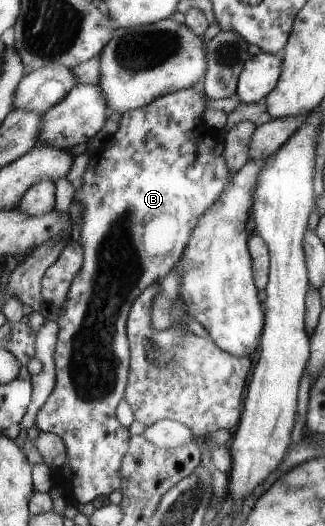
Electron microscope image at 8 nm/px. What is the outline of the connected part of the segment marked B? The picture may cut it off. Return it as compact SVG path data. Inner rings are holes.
M185 89L175 93L167 94L166 96L153 100L146 106L135 108L125 112L119 123L118 131L110 138L105 139L99 148L94 149L90 153L83 153L75 158L85 158L86 167L81 178L81 185L75 189L75 197L73 200L80 204L83 209L83 216L76 220L76 239L84 247L84 266L81 268L80 273L77 274L71 289L69 290L69 299L61 309L60 316L57 320L59 324L59 337L57 338L57 345L55 346L55 364L57 370L57 381L55 390L47 403L41 408L38 413L36 427L40 431L47 433L57 434L64 442L67 448L67 466L64 469L56 469L54 471L56 483L63 490L68 491L69 498L73 498L73 503L80 503L81 506L89 504L99 498L99 496L108 497L111 492L121 489L121 464L123 458L129 452L129 442L132 438L129 428L125 428L119 420L117 420L117 406L121 404L124 399L127 386L129 385L129 374L131 371L131 346L129 346L129 336L127 330L127 322L129 319L129 312L133 302L141 296L141 292L145 288L149 288L155 282L163 283L165 276L175 268L175 264L183 257L184 251L191 240L193 232L197 228L201 220L201 216L217 203L219 198L222 198L224 191L228 189L229 185L229 168L227 158L223 154L215 155L213 150L218 142L215 141L217 132L215 128L210 128L205 123L203 114L207 112L205 105L205 98L209 99L205 90L200 92L197 90Z

